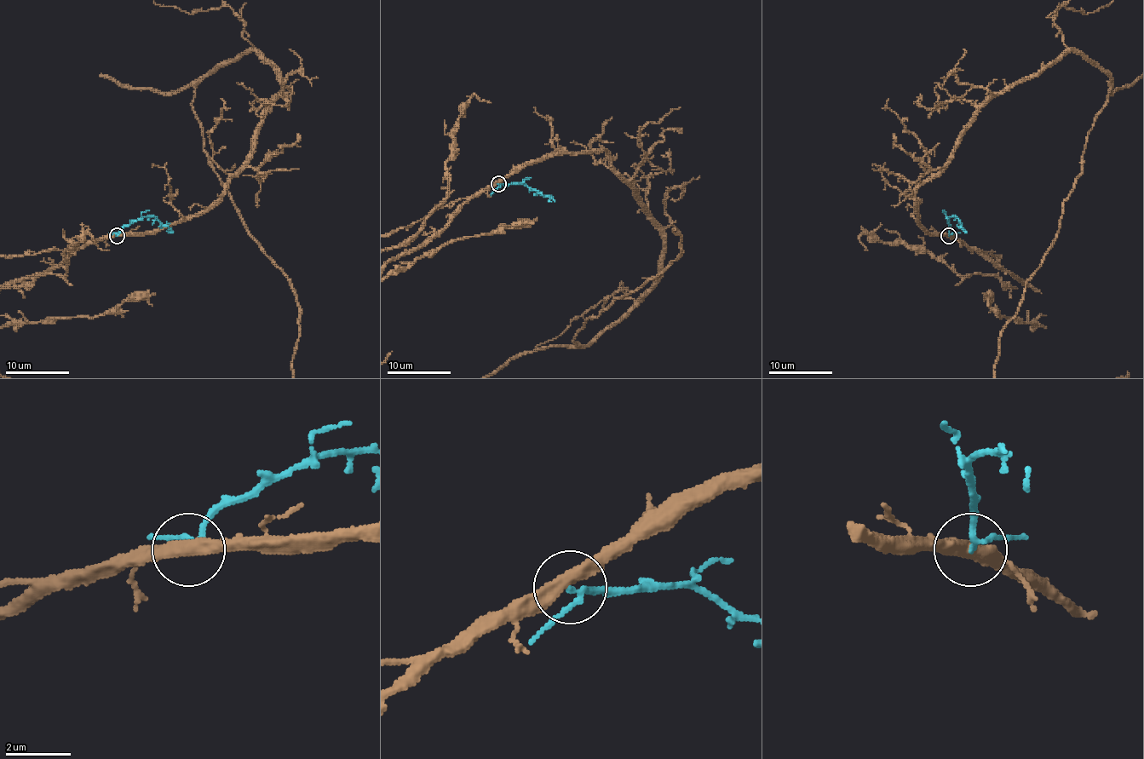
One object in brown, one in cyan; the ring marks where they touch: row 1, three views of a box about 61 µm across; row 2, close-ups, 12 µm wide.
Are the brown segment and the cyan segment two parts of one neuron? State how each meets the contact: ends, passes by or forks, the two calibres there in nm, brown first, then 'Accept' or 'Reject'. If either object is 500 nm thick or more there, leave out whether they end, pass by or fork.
At the ring brown passes by. At the ring cyan passes by. Thickness 440 nm (brown) against 140 nm. Reject

